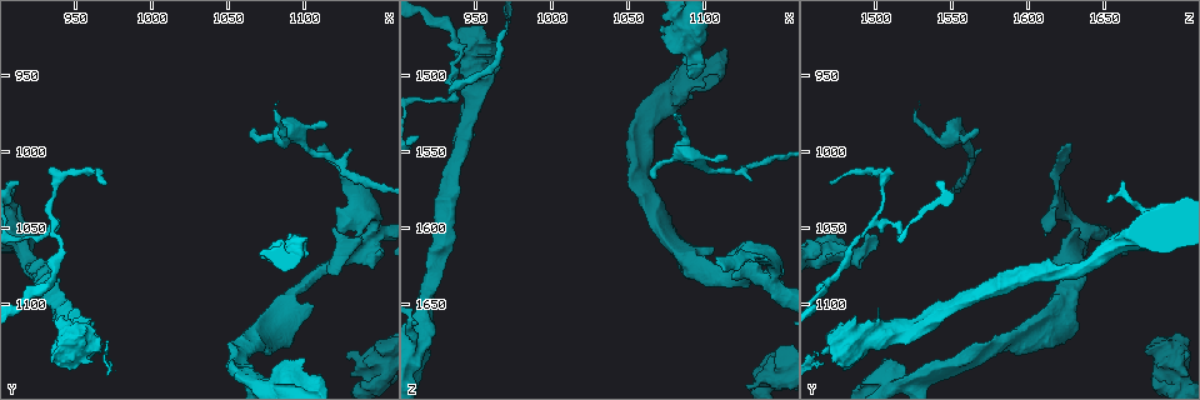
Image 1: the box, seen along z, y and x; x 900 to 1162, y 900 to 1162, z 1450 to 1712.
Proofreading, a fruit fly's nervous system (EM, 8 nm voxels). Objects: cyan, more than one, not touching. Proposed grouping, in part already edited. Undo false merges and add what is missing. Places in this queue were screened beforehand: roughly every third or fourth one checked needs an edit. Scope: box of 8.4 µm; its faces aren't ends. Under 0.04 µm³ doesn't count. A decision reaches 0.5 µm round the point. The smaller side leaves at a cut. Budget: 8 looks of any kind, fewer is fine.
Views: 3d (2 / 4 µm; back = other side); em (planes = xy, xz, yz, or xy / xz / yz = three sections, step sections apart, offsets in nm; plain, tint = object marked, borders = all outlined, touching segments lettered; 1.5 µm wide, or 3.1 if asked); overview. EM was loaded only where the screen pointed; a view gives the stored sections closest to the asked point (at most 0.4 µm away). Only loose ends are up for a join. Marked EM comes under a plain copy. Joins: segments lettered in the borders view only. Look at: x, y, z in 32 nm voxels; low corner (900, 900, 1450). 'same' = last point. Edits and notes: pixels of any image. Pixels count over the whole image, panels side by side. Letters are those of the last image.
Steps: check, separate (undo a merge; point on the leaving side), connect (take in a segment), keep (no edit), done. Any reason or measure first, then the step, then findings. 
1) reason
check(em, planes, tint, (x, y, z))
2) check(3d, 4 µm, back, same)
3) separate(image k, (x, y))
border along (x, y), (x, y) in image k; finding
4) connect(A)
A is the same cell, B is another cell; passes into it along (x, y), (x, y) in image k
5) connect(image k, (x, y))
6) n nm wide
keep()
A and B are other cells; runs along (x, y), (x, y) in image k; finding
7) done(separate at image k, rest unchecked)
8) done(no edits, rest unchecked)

an open end
check(3d, 2 µm, (1090, 1054, 1500))

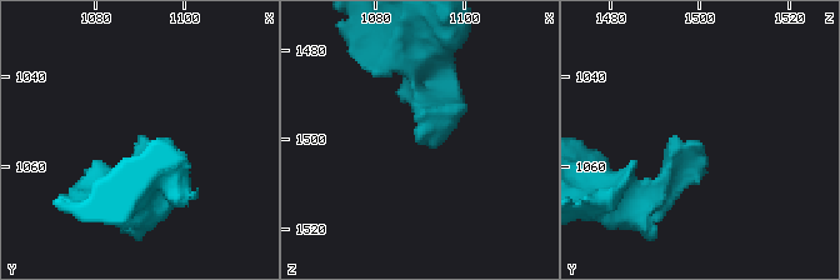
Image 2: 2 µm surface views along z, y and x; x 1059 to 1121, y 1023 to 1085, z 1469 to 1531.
need the tissue
check(em, planes, borders, (1090, 1054, 1499))

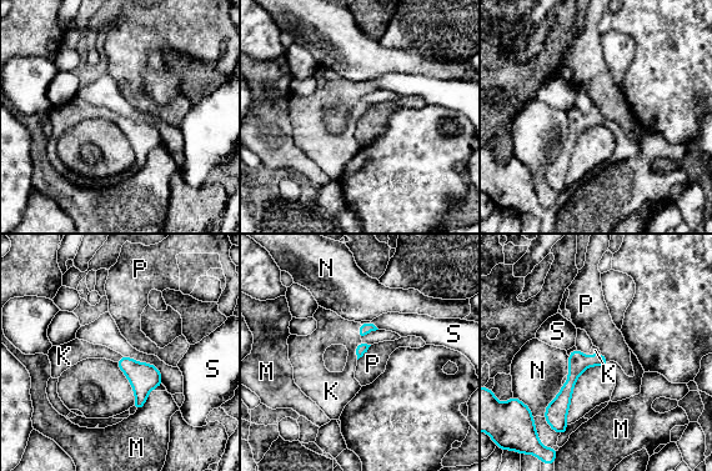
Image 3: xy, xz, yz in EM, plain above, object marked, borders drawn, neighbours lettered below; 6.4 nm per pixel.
connect(K)
K is the same cell, M, N, P and S are other cells; it goes on there

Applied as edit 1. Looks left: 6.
thin end
check(em, xz, step 8, borders, (1068, 988, 1568))

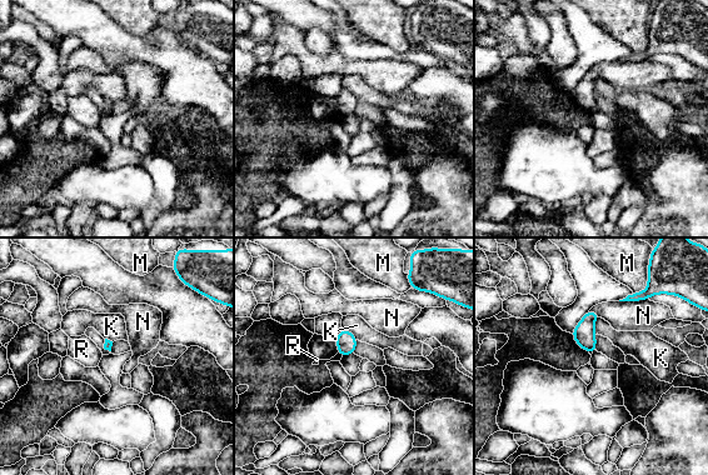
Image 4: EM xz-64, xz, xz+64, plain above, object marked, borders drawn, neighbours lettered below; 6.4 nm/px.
keep()
K, M, N and R are other cells; border along (334, 339), (338, 351) in image 4; none of them fits

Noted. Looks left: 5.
an open end
check(3d, 4 µm, (1112, 994, 1628))

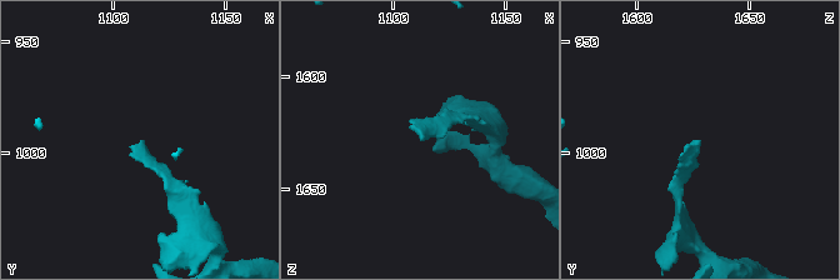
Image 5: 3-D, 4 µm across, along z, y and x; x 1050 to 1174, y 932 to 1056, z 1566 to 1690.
check(em, yz, step 8, borders, (1113, 993, 1628))

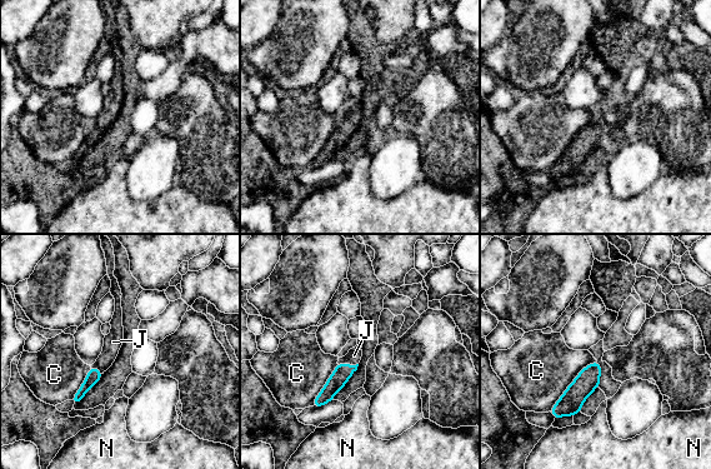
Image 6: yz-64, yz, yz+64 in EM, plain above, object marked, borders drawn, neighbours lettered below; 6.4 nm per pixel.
100 nm wide
connect(J)
J is the same cell, C and N are other cells; passes into it along (341, 374), (348, 364), (354, 355) in image 6; the neuron continues

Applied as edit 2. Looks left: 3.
done(connect at image 3, connect at image 6, rest unchecked)

